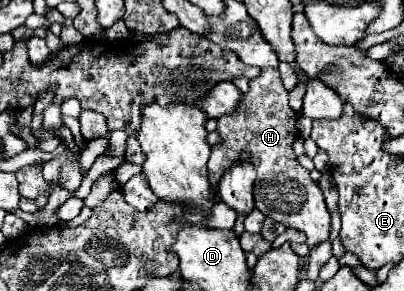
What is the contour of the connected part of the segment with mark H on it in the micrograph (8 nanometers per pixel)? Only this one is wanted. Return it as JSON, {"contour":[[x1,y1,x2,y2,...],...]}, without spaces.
{"contour":[[262,69,260,77,250,81,250,91,242,97,238,107,228,115,218,117,216,121,216,131,222,139,222,145,212,147,208,159,212,191,218,189,218,181,228,171,228,167,242,161,242,153,248,153,246,161,250,161,258,173,254,179,256,209,276,223,282,223,284,227,306,233,308,247,330,239,330,213,326,209,324,195,320,187,310,179,310,173,296,161,296,155,292,151,292,143,298,137,298,113,294,113,288,105,288,93,282,87,278,69]]}

